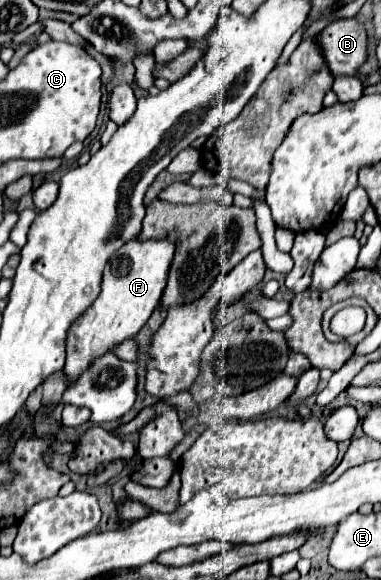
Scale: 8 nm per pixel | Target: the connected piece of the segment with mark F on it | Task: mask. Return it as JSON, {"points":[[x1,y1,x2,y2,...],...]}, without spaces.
{"points":[[170,232,162,240,134,238,132,242,126,242,116,254,112,254,110,262,104,268,102,286,96,302,92,302,92,308,80,314,80,318,76,318,76,322,72,322,68,330,64,372,70,384,90,366,94,358,110,352,110,348,120,344,122,340,134,338,136,332,146,324,154,308,160,304,162,292,166,288,176,240,176,232]]}

